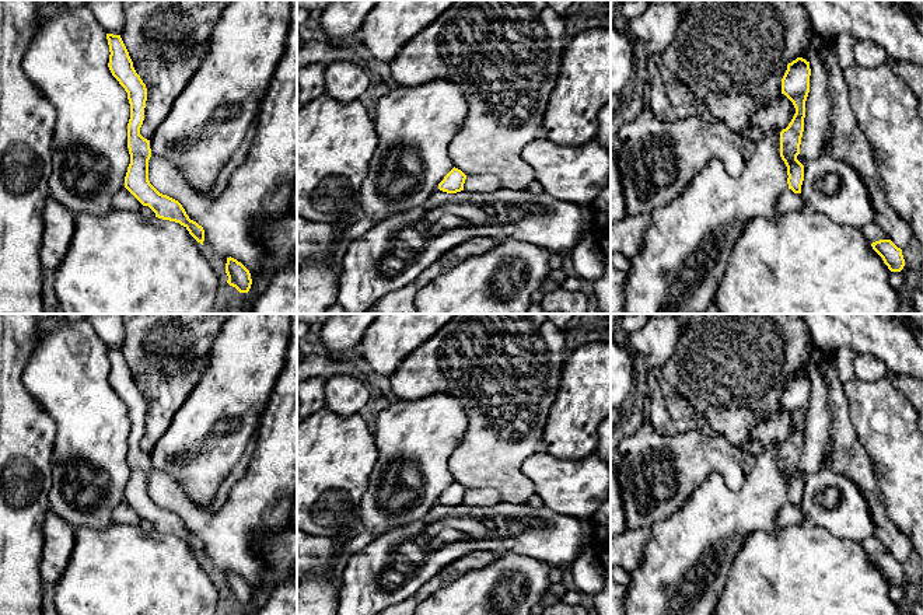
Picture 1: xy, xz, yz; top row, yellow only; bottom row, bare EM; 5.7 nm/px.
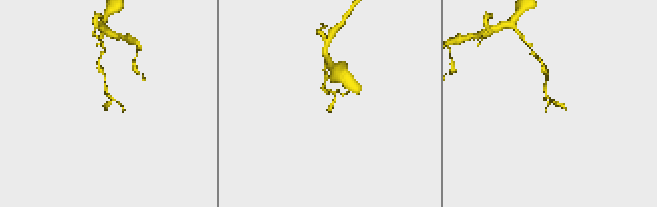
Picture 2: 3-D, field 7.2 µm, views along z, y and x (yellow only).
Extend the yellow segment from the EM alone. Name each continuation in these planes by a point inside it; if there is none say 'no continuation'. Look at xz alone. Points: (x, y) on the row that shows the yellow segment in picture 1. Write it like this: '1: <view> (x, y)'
no continuation

